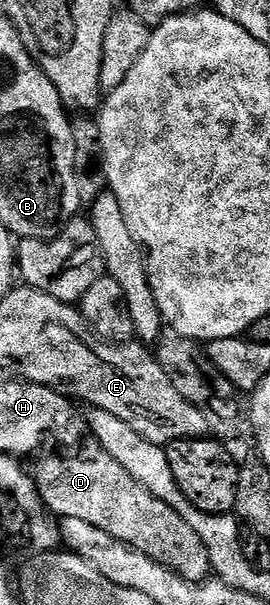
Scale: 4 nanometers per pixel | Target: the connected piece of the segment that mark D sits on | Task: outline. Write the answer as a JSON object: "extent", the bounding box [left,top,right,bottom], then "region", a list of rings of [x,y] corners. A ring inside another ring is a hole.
{"extent":[32,438,211,583],"region":[[[87,438],[77,453],[67,455],[70,455],[67,459],[42,459],[32,468],[38,493],[51,516],[58,515],[59,520],[77,517],[88,521],[88,525],[104,529],[108,537],[116,537],[116,541],[144,553],[144,557],[172,569],[188,581],[200,583],[211,574],[208,549],[204,549],[204,541],[196,537],[192,525],[124,473],[120,463],[112,461],[97,439]]]}

